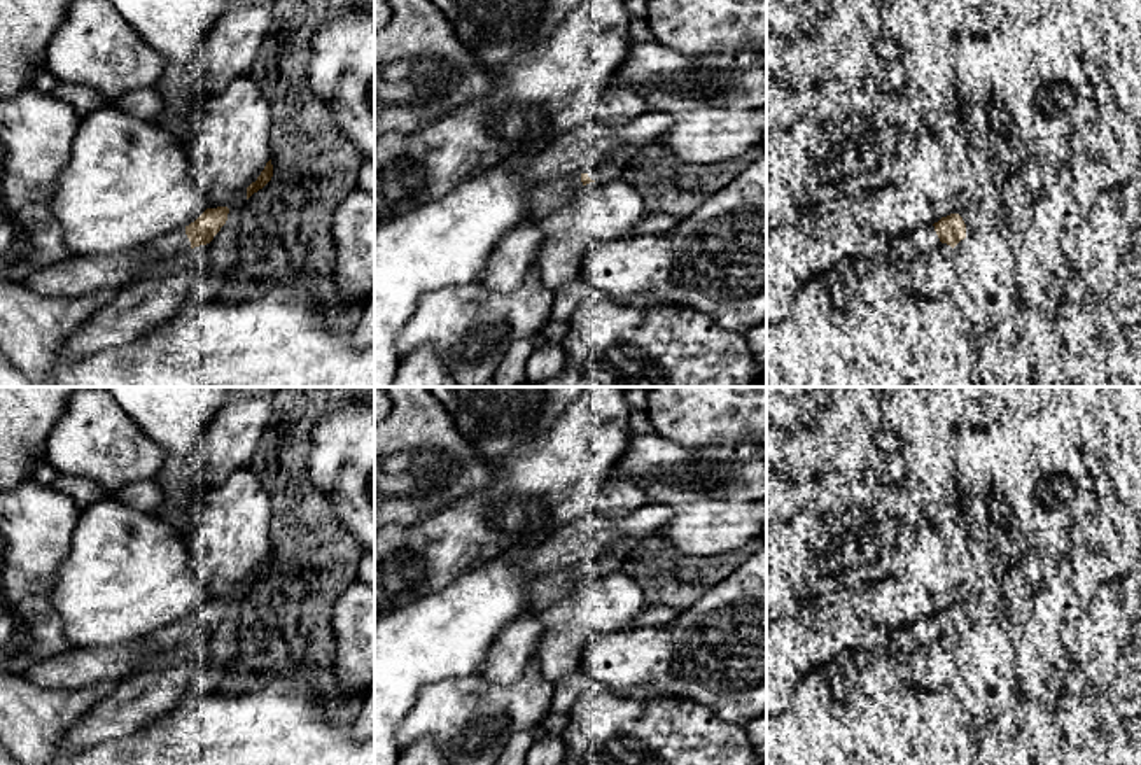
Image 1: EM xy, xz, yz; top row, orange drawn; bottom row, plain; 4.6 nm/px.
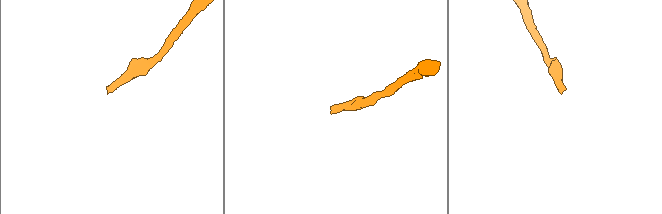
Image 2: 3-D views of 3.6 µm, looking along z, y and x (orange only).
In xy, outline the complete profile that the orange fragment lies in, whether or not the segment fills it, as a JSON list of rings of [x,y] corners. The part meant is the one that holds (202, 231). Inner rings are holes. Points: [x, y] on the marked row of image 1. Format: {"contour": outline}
{"contour": [[[206,208],[194,222],[154,240],[147,250],[159,263],[175,256],[186,256],[187,250],[206,245],[228,221],[229,208]]]}

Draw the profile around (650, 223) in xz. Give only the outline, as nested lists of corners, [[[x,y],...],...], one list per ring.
[[[646,214],[634,226],[632,235],[651,235],[651,233],[667,233],[679,224],[679,219],[674,219],[667,214]]]

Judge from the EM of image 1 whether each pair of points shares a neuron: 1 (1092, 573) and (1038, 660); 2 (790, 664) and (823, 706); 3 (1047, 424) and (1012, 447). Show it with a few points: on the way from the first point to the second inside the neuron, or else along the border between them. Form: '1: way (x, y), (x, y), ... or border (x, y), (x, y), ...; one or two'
1: way (1070, 590), (1049, 611), (1042, 638); one
2: border (835, 655), (811, 669), (784, 702); two
3: border (1026, 417), (1036, 438), (1063, 433), (1071, 443); two

